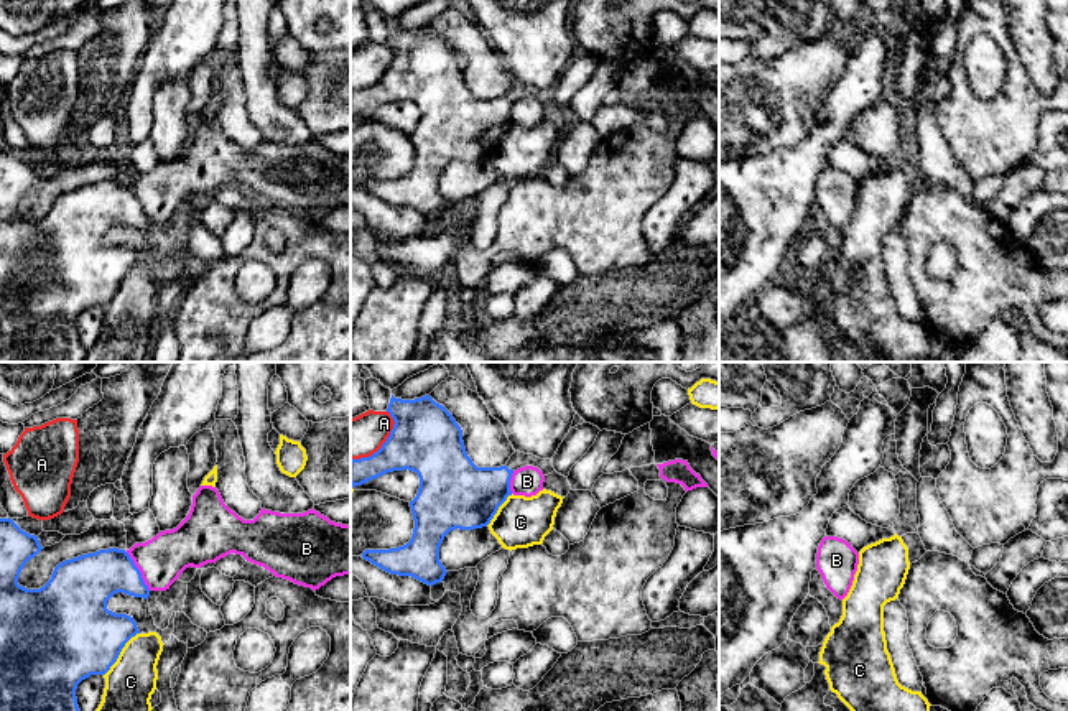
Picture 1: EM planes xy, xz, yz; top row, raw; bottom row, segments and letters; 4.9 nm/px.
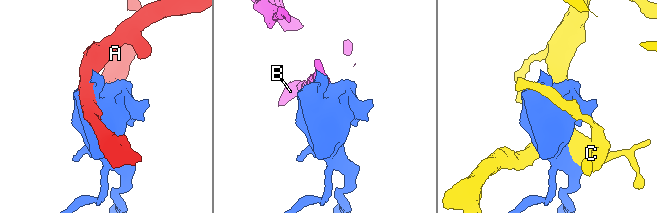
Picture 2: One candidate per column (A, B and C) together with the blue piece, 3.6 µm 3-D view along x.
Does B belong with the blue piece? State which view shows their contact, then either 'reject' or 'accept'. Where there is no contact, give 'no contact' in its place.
meets blue in xy; reject

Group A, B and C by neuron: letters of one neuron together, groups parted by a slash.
A / B / C

